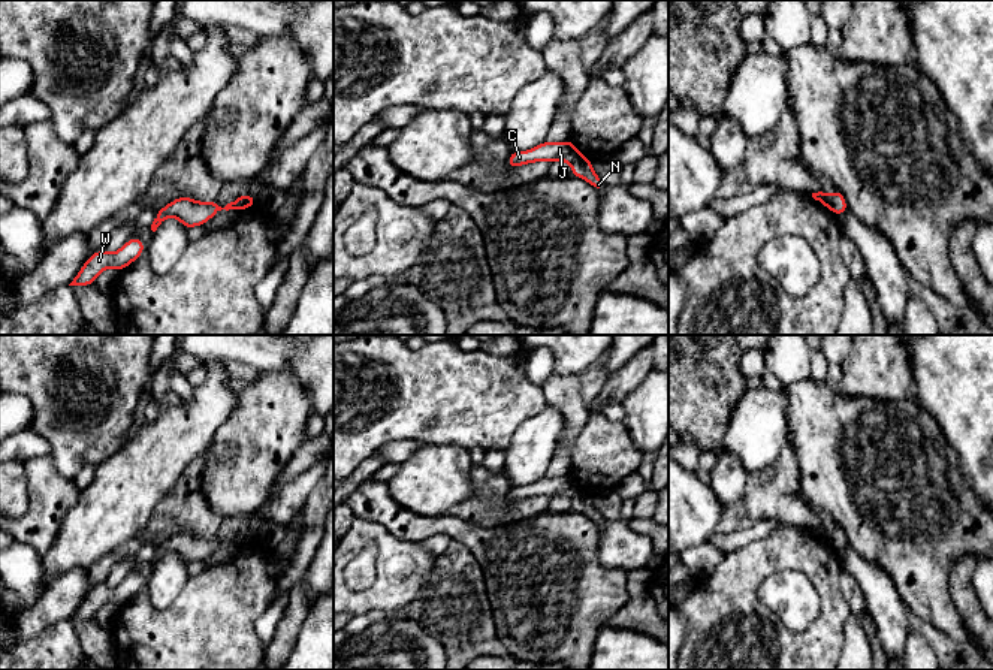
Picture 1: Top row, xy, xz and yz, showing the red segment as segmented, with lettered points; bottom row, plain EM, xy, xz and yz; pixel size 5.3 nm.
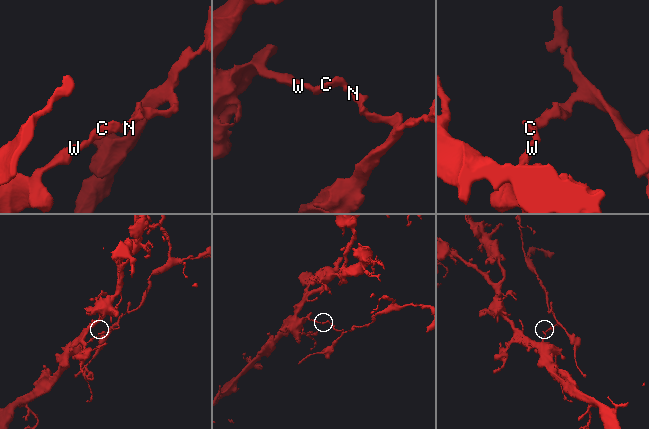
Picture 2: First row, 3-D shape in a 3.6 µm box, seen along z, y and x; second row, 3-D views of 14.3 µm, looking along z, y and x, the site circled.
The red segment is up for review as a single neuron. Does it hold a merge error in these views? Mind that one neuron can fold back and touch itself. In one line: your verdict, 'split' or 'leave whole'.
split

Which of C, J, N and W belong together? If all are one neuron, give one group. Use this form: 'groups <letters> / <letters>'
groups C J W / N

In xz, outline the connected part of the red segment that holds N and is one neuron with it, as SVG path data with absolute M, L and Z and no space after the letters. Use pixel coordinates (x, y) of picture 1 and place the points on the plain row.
M582 494L579 497L571 498L571 511L588 516L597 526L606 525L606 519L595 508L591 494Z

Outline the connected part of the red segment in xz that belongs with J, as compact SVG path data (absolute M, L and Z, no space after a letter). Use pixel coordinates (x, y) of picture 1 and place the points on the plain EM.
M570 476L562 477L541 477L540 480L526 485L526 486L516 486L508 489L507 504L529 500L534 497L568 497L574 498L582 495L583 491L577 485L577 482Z

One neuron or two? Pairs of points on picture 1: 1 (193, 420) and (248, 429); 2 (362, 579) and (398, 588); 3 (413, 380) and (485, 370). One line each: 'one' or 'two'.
1: two
2: two
3: one

